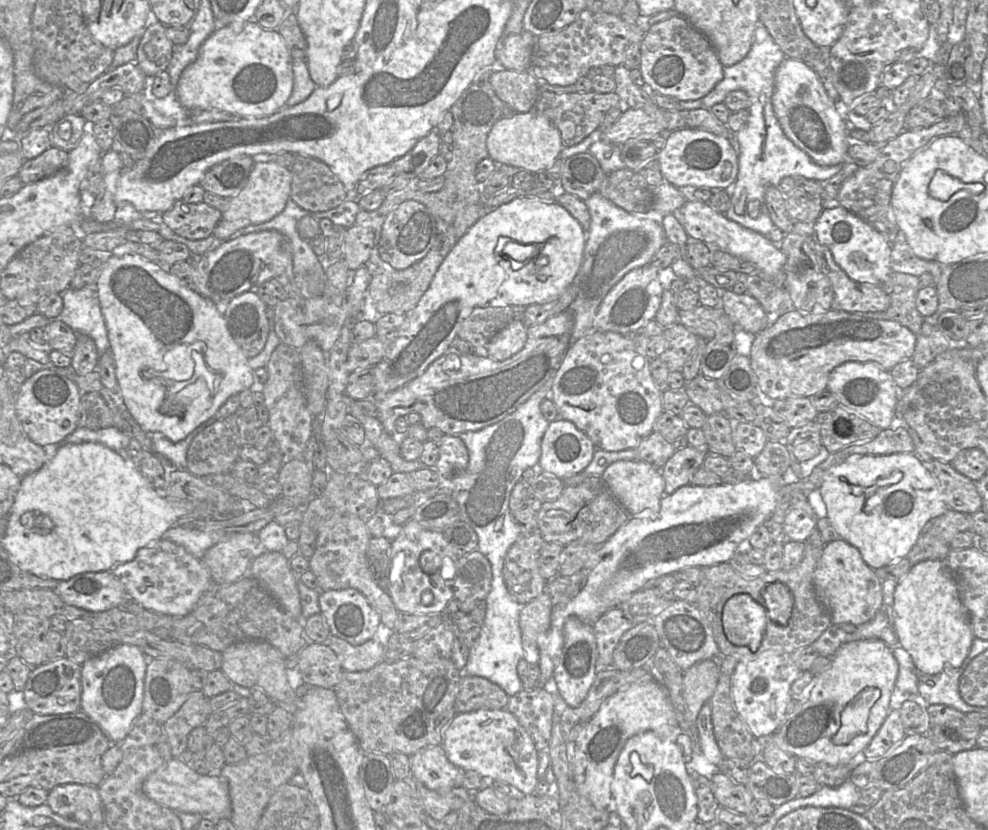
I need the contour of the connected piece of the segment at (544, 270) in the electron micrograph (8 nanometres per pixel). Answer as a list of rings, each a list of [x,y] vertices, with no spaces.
[[[519,197],[481,216],[456,242],[437,269],[428,289],[410,311],[385,355],[372,367],[374,392],[394,391],[421,376],[451,346],[461,323],[477,307],[529,306],[559,297],[578,274],[586,232],[555,199]]]

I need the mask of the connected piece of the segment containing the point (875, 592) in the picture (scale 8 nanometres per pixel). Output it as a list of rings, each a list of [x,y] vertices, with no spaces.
[[[842,538],[824,544],[813,573],[813,585],[818,599],[832,618],[832,624],[864,624],[876,615],[883,603],[881,580],[864,562],[857,548]]]

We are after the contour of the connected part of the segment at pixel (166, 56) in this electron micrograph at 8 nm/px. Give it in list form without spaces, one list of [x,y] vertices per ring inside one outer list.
[[[149,21],[141,33],[136,64],[149,78],[167,70],[173,55],[173,43],[166,36],[166,25]]]

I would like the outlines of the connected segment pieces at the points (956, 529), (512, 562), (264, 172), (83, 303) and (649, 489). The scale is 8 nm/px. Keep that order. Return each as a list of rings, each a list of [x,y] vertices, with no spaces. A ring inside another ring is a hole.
[[[948,509],[944,514],[932,520],[931,528],[924,534],[920,533],[917,542],[907,554],[911,565],[925,560],[943,561],[950,551],[950,542],[959,532],[971,531],[971,515]]]
[[[540,532],[521,535],[506,553],[503,579],[510,596],[521,605],[530,603],[545,591],[547,581],[538,567],[543,543]]]
[[[275,160],[254,163],[248,181],[241,192],[231,198],[226,211],[221,213],[221,220],[215,227],[213,236],[225,241],[236,233],[254,224],[271,220],[285,208],[291,194],[292,174],[290,169],[279,165]]]
[[[95,287],[67,288],[62,298],[63,309],[58,319],[76,333],[92,338],[99,356],[110,351],[107,327]]]
[[[619,460],[601,478],[630,517],[658,512],[665,488],[660,469],[642,460]]]

